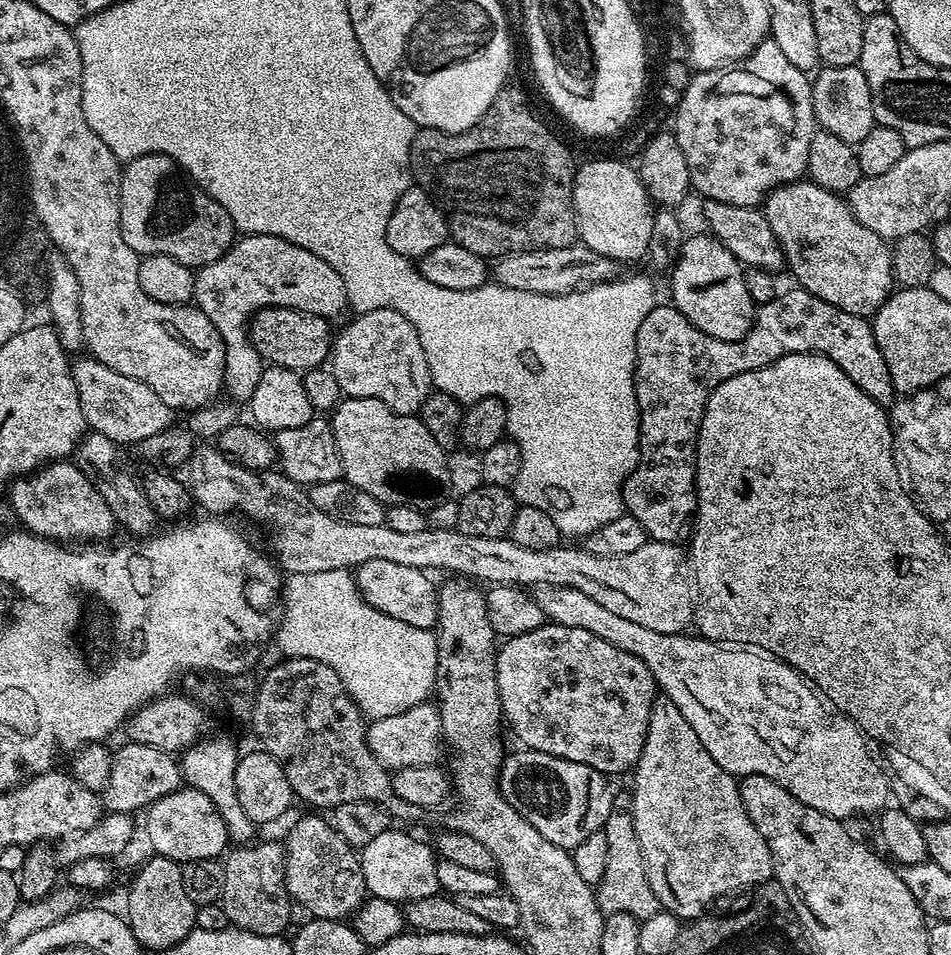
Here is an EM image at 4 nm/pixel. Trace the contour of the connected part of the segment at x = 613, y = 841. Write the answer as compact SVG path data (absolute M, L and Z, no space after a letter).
M613 810L606 818L602 831L606 834L606 874L602 874L600 883L594 891L600 911L622 912L642 921L658 914L662 909L646 870L642 846L638 842L638 830L634 830L631 811Z

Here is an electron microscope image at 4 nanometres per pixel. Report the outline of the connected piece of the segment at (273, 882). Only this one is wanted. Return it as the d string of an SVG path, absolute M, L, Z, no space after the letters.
M265 838L259 842L233 847L223 857L226 882L222 885L220 903L233 928L241 928L250 934L284 936L294 909L294 901L284 881L284 844Z

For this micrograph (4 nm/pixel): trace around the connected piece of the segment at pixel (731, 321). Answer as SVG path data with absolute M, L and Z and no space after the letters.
M689 235L680 245L680 255L670 272L671 303L698 330L710 334L710 338L741 340L752 329L758 307L750 298L750 290L746 290L745 265L731 254L704 256L704 252L721 251L722 245L715 236L703 235Z

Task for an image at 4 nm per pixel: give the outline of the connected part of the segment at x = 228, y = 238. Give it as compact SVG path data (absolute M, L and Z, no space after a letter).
M159 154L139 156L123 165L120 229L126 246L141 257L166 254L193 270L222 258L234 243L230 214L226 214L214 198L185 179L175 160Z

